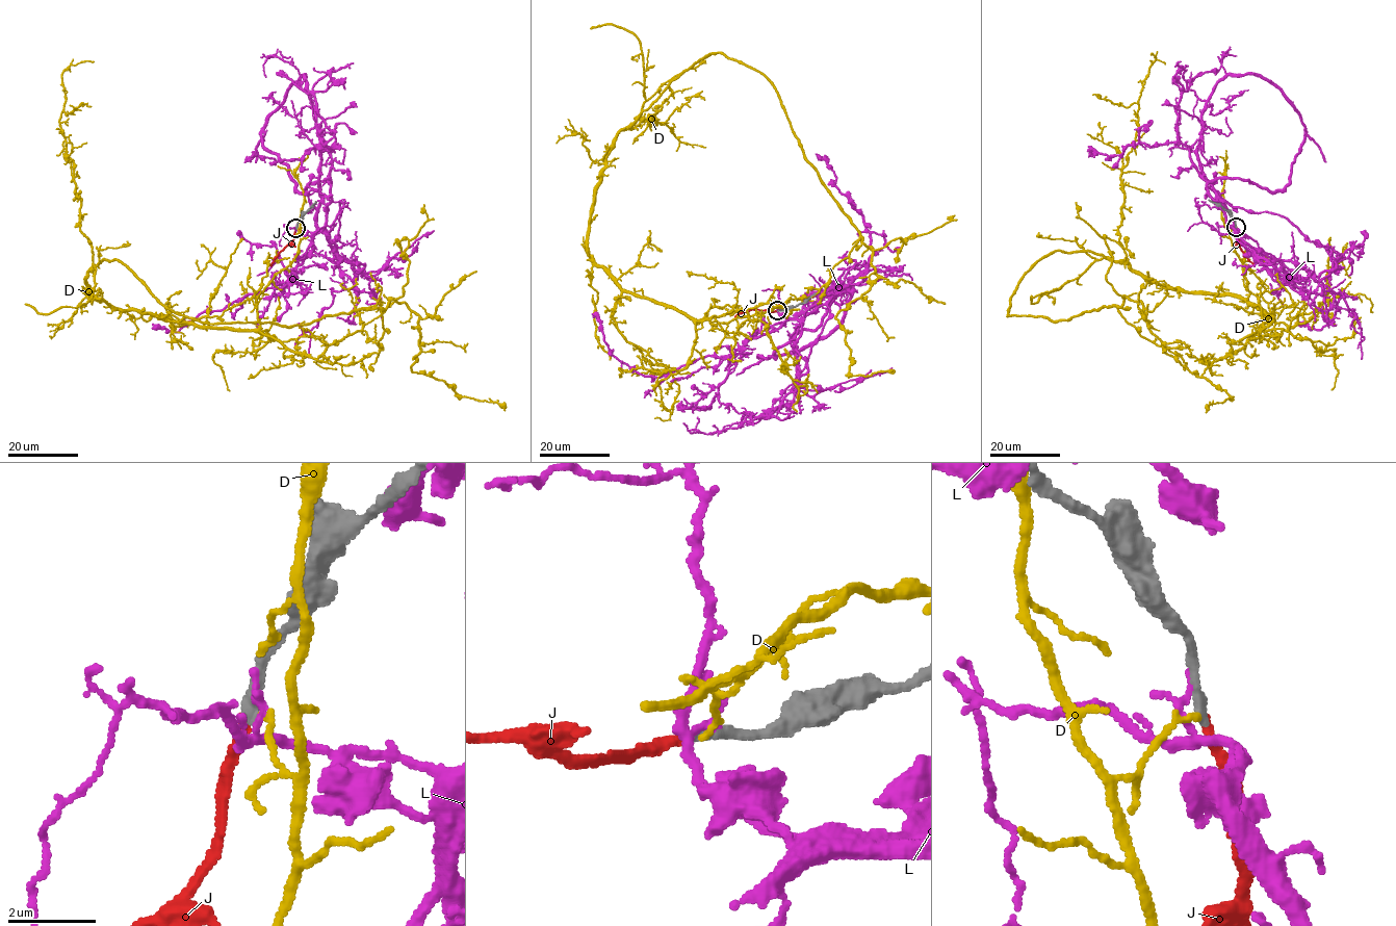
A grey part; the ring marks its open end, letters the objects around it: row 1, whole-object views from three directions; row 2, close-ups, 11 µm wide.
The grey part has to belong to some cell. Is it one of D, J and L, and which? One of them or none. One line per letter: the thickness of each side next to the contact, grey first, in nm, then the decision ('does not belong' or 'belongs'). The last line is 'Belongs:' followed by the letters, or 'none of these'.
D: 260/110 nm | does not belong
J: 240/200 nm | belongs
L: 320/150 nm | does not belong
Belongs: J

